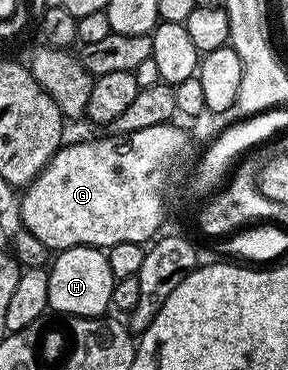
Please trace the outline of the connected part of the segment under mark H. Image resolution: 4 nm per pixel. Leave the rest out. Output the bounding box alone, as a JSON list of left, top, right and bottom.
[47,246,116,318]

